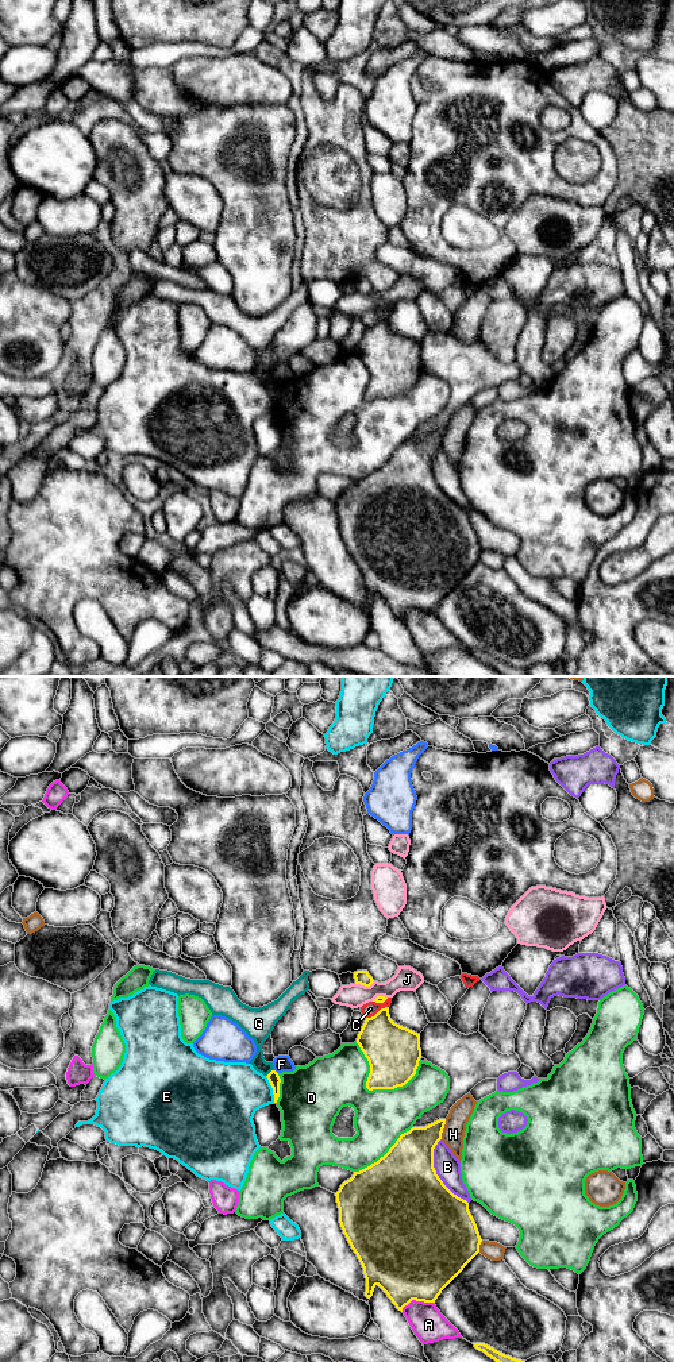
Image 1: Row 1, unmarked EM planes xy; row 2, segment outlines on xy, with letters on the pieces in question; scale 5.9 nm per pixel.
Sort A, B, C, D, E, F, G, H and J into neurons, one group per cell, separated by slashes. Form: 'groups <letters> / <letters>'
groups A / B / C / D / E / F / G / H J

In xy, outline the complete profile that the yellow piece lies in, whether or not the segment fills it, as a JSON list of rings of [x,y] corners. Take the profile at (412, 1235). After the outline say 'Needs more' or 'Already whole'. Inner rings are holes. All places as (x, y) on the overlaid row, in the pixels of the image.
[[[439,1119],[425,1127],[412,1127],[401,1134],[384,1157],[354,1172],[335,1193],[340,1227],[363,1268],[365,1296],[370,1299],[378,1285],[401,1312],[412,1300],[435,1303],[442,1290],[479,1253],[482,1242],[469,1211],[469,1203],[454,1195],[434,1168],[434,1149],[442,1139],[444,1124],[446,1119]]]. Already whole

